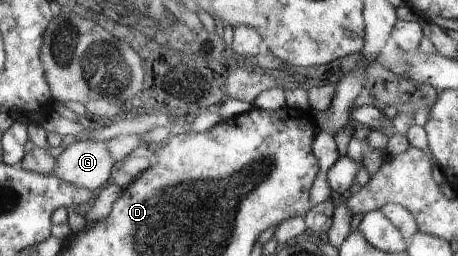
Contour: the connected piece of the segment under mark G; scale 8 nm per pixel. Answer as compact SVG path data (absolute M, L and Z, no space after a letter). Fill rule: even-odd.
M83 139L73 142L56 156L57 177L77 187L96 193L106 187L109 177L118 165L109 151L107 140Z

